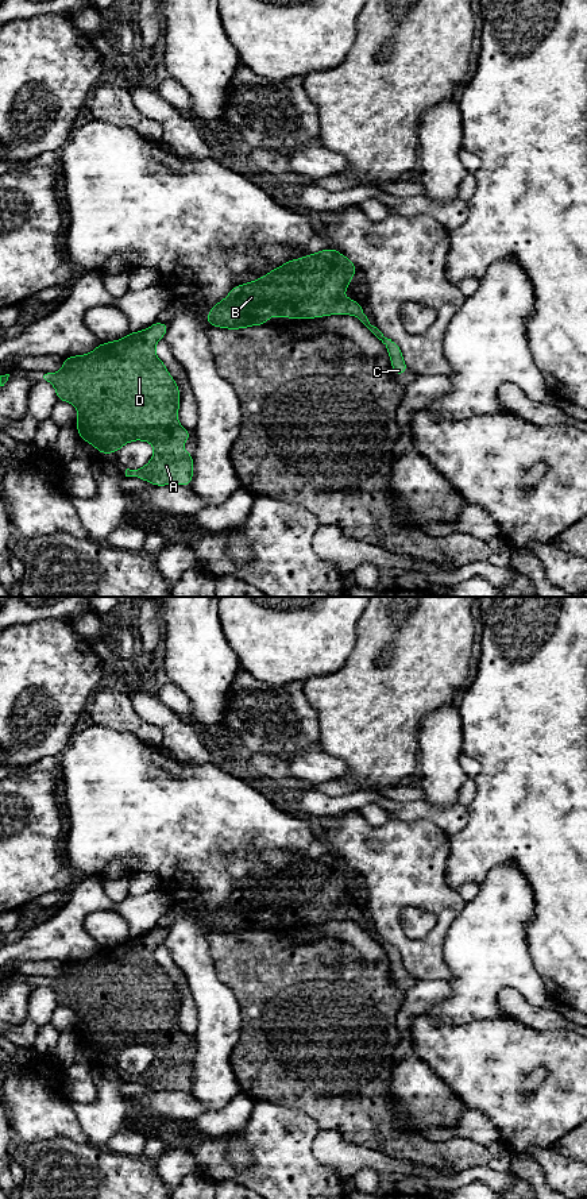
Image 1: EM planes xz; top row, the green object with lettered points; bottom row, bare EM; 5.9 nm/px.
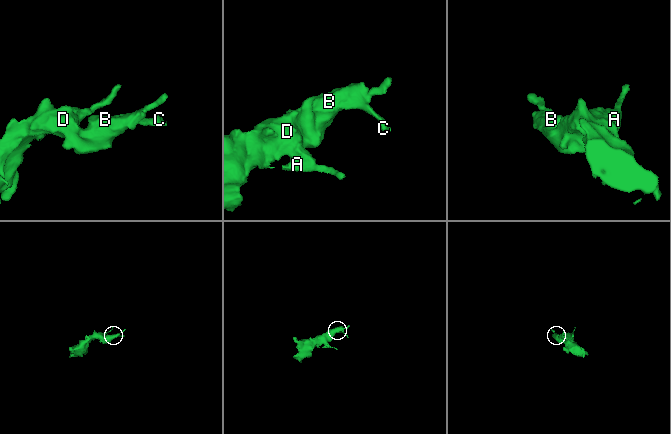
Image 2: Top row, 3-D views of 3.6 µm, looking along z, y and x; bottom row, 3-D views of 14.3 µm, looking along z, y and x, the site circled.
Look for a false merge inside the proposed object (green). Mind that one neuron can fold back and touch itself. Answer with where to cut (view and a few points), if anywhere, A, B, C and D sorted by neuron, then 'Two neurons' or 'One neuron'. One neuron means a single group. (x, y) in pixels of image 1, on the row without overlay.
No split. Groups: A B C D. One neuron

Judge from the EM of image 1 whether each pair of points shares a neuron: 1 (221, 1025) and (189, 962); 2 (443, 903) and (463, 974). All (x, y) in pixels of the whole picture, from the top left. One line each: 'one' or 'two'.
1: one
2: two

